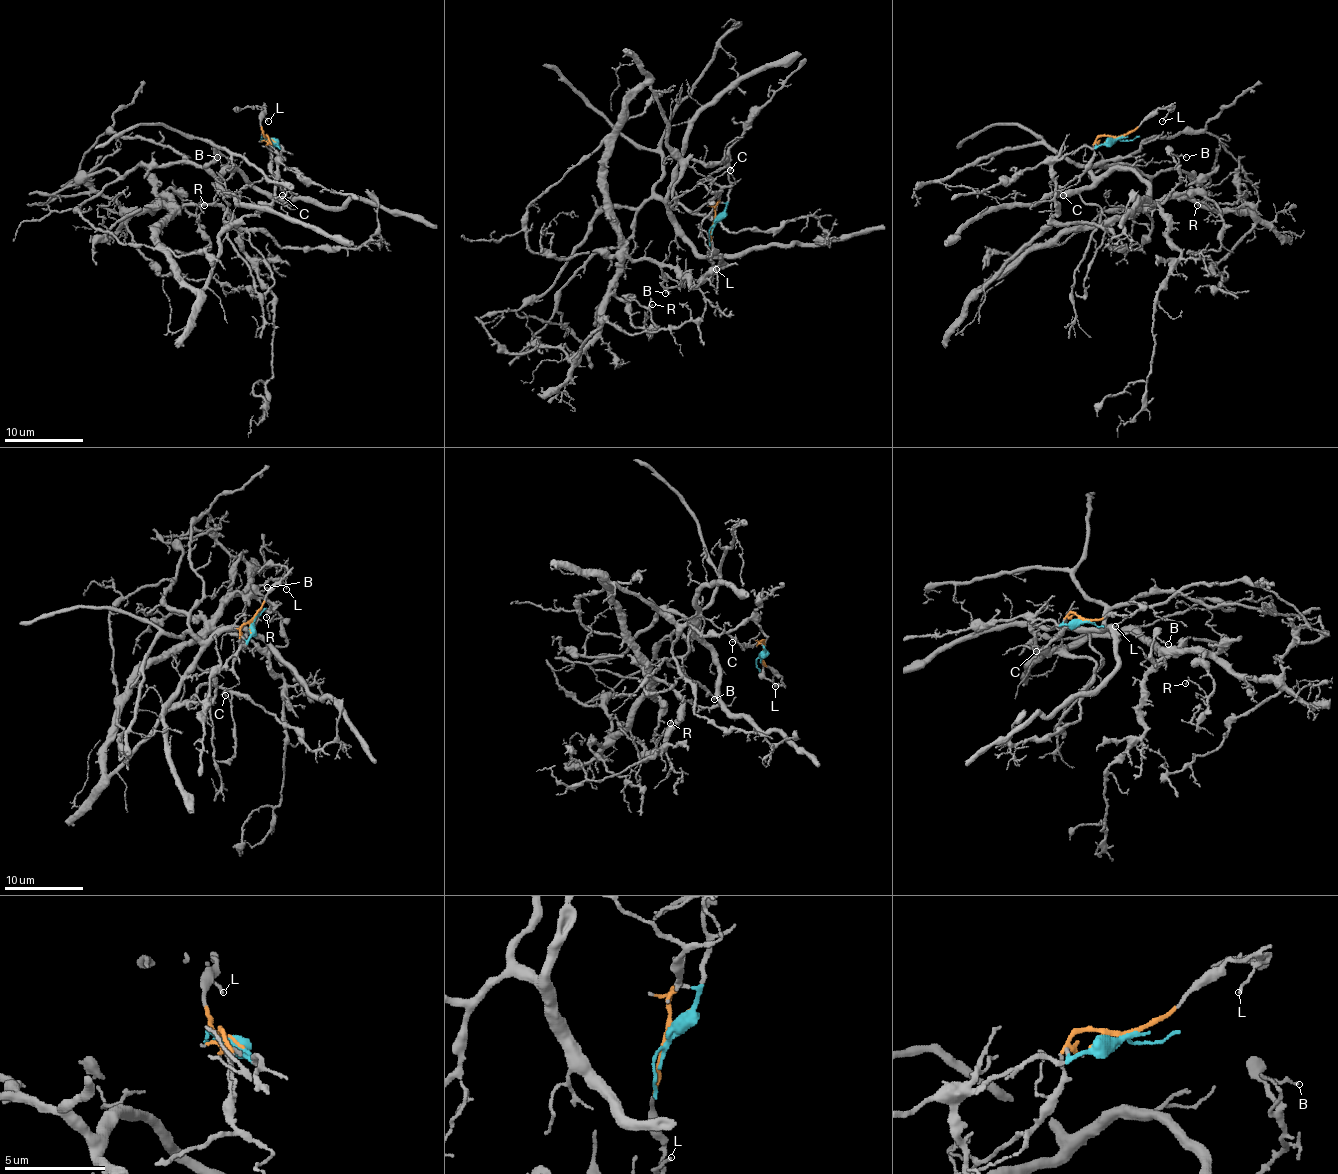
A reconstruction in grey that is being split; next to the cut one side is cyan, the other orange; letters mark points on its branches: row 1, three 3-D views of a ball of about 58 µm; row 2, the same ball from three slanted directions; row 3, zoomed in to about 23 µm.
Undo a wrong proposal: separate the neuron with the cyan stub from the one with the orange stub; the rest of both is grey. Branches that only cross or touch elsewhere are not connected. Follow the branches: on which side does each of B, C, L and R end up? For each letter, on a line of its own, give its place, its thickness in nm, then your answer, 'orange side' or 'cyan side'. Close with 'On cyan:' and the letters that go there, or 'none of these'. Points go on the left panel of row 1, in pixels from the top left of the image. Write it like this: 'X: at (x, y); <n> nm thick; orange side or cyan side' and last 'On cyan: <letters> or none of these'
B: at (217, 157); 130 nm thick; cyan side
C: at (282, 195); 110 nm thick; orange side
L: at (268, 121); 120 nm thick; orange side
R: at (204, 205); 140 nm thick; cyan side
On cyan: B, R

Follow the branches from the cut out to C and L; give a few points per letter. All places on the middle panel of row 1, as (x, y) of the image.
C: (714, 222), (718, 192), (734, 182), (728, 171), (730, 167), (730, 171)
L: (714, 222), (708, 260), (712, 266), (710, 274), (716, 270)

